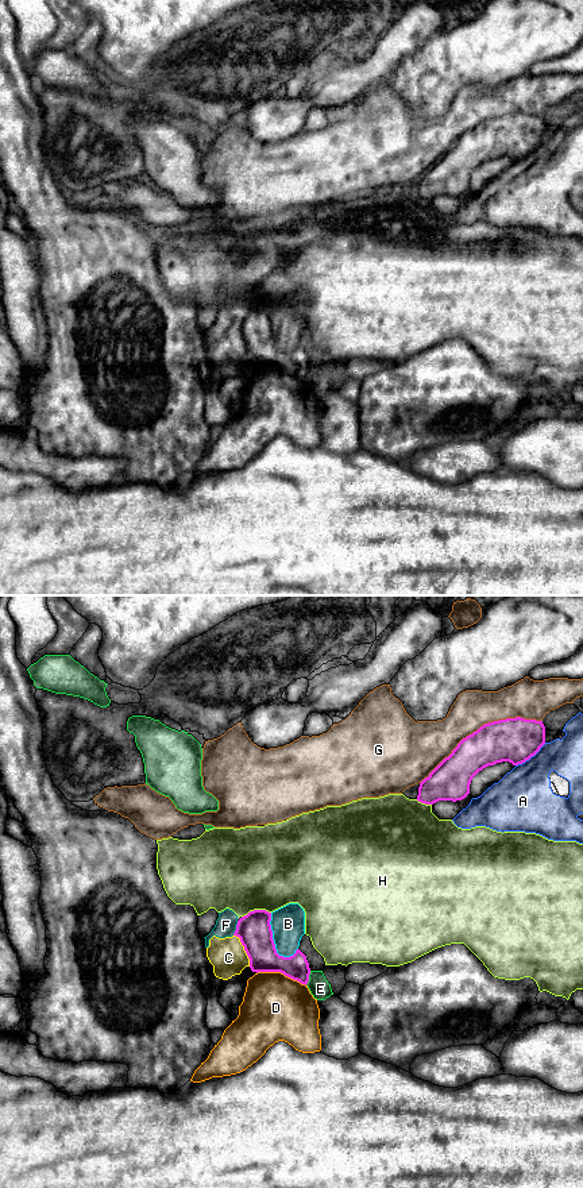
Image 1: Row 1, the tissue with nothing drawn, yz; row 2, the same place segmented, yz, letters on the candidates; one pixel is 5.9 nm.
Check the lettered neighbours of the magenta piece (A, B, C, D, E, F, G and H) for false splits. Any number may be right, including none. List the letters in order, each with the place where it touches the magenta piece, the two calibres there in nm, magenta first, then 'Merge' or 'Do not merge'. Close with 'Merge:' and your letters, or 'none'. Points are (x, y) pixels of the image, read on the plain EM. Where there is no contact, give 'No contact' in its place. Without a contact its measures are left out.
A: Touches magenta at yz (531, 151). Thickness 280 nm (magenta) against 340 nm. Do not merge
B: Touches magenta at yz (271, 334). Thickness 200 nm (magenta) against 200 nm. Do not merge
C: Touches magenta at yz (244, 344). Thickness 200 nm (magenta) against 220 nm. Do not merge
D: Touches magenta at yz (281, 367). Thickness 190 nm (magenta) against 400 nm. Do not merge
E: Touches magenta at yz (308, 373). Thickness 150 nm (magenta) against 120 nm. Do not merge
F: Touches magenta at yz (236, 323). Thickness 200 nm (magenta) against 130 nm. Do not merge
G: Touches magenta at yz (481, 122). Thickness 280 nm (magenta) against 220 nm. Do not merge
H: Touches magenta at yz (255, 305). Thickness 200 nm (magenta) against 500 nm. Do not merge
Merge: none

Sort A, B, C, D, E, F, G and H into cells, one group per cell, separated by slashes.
A / B / C F / D / E / G / H

